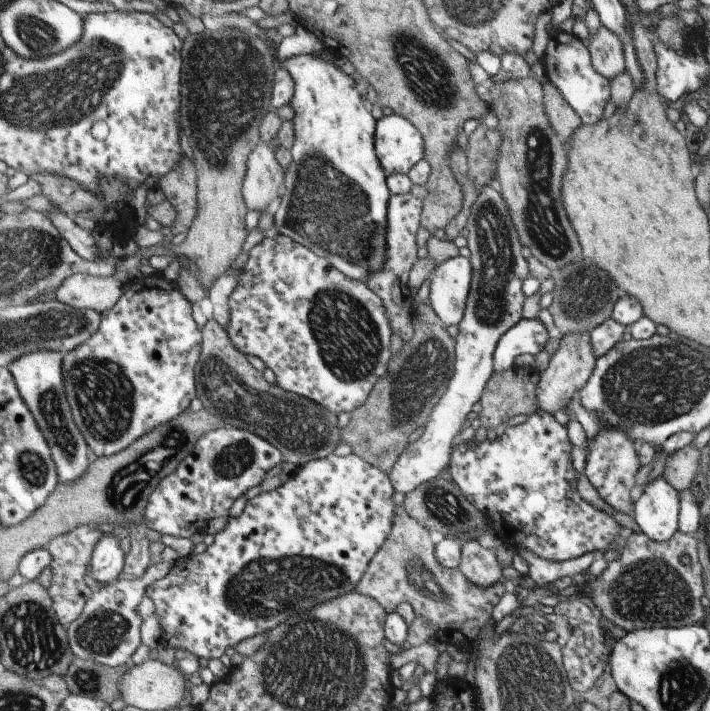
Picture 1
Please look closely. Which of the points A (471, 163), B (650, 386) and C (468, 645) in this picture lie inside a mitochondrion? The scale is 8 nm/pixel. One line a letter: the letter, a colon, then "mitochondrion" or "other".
A: other
B: mitochondrion
C: other

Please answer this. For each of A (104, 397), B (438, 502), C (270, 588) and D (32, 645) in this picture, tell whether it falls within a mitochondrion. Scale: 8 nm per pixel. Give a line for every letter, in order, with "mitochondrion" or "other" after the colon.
A: mitochondrion
B: mitochondrion
C: mitochondrion
D: mitochondrion

